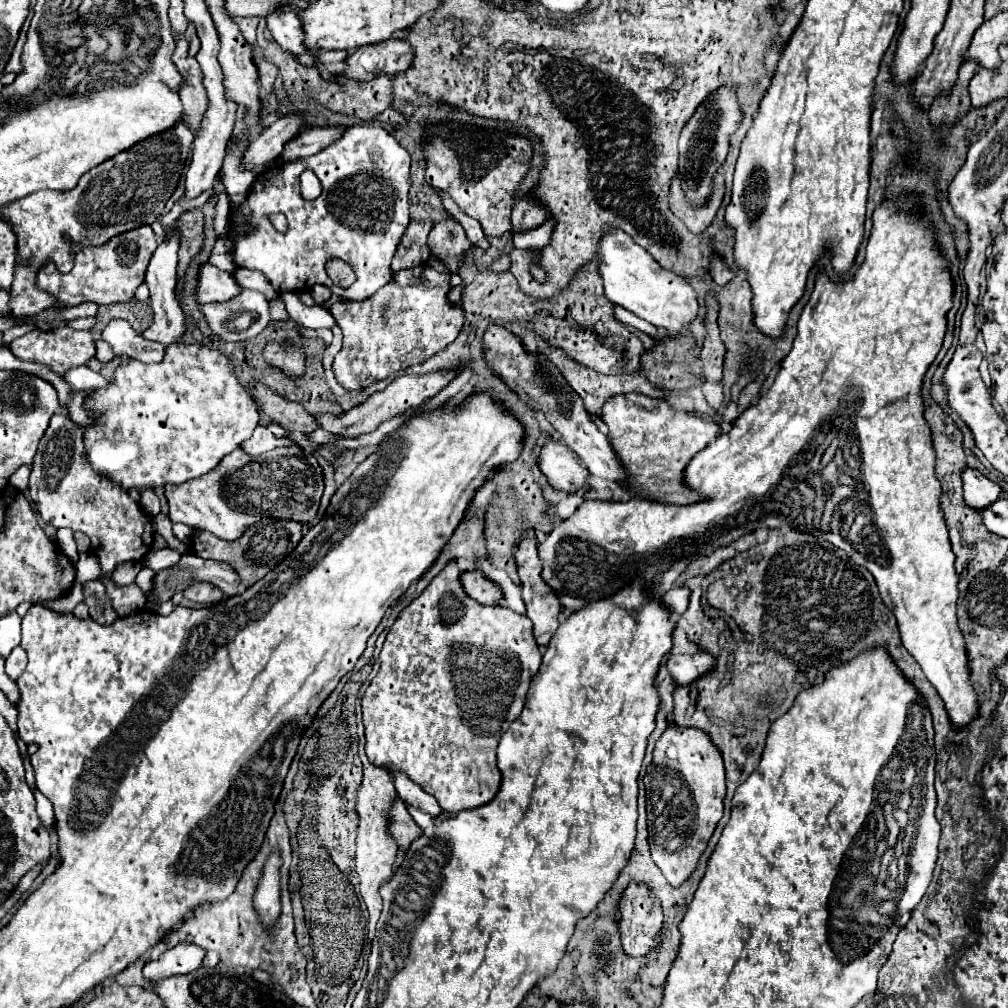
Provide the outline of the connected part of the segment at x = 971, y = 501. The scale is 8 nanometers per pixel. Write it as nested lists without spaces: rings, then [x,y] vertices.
[[[966,468],[960,474],[960,480],[962,480],[962,490],[964,490],[964,500],[972,508],[978,508],[978,510],[986,508],[988,504],[1000,498],[1002,488],[996,482],[990,482],[988,478],[984,478],[978,470]]]

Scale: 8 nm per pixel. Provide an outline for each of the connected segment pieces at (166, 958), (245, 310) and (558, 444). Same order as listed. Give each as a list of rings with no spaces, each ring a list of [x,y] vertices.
[[[178,944],[166,950],[158,960],[146,962],[142,974],[148,982],[158,982],[174,974],[188,974],[202,964],[204,950],[194,944]]]
[[[242,290],[232,300],[200,304],[198,308],[210,330],[226,342],[254,338],[270,322],[268,300],[254,290]]]
[[[548,436],[544,446],[538,448],[538,466],[548,478],[550,486],[562,492],[580,492],[590,488],[590,472],[580,464],[576,452],[572,452],[562,440]]]

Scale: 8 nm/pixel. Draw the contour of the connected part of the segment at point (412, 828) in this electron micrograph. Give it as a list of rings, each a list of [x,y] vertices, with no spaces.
[[[398,798],[398,800],[394,802],[394,808],[392,808],[392,812],[390,812],[390,818],[392,818],[392,828],[390,828],[390,832],[392,832],[392,836],[396,838],[398,846],[400,846],[402,850],[406,850],[406,848],[410,846],[410,842],[420,836],[420,828],[418,828],[418,824],[412,820],[412,816],[410,816],[408,806],[406,806],[404,800]]]

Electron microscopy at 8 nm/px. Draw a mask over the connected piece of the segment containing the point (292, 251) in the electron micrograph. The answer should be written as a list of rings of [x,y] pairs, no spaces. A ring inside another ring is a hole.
[[[380,124],[346,128],[340,140],[332,142],[318,154],[294,160],[290,164],[272,166],[268,172],[262,172],[256,178],[256,182],[246,194],[246,200],[234,206],[230,212],[230,224],[236,232],[236,242],[232,250],[234,264],[238,268],[260,270],[270,280],[270,284],[278,294],[304,292],[316,284],[324,284],[332,290],[334,296],[342,300],[350,302],[368,300],[368,296],[378,292],[392,278],[390,262],[402,240],[402,234],[406,232],[406,226],[410,224],[408,190],[410,190],[410,154],[396,142],[396,138]],[[304,170],[312,170],[322,184],[322,194],[316,200],[304,200],[300,194],[300,174]],[[276,212],[282,212],[288,218],[286,234],[280,234],[268,220],[268,216]],[[332,256],[338,256],[352,266],[356,274],[356,282],[352,286],[340,288],[332,284],[332,280],[326,276],[324,264]]]

